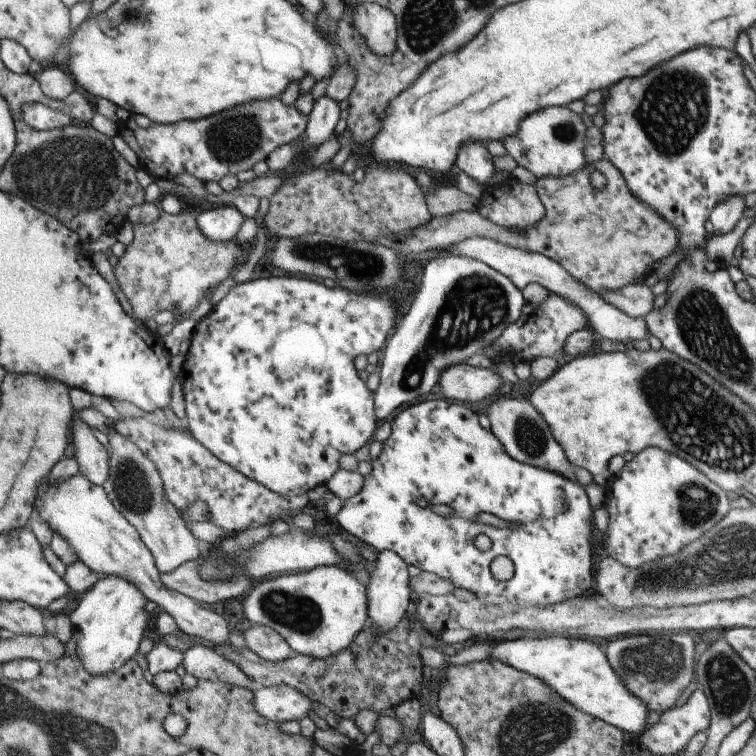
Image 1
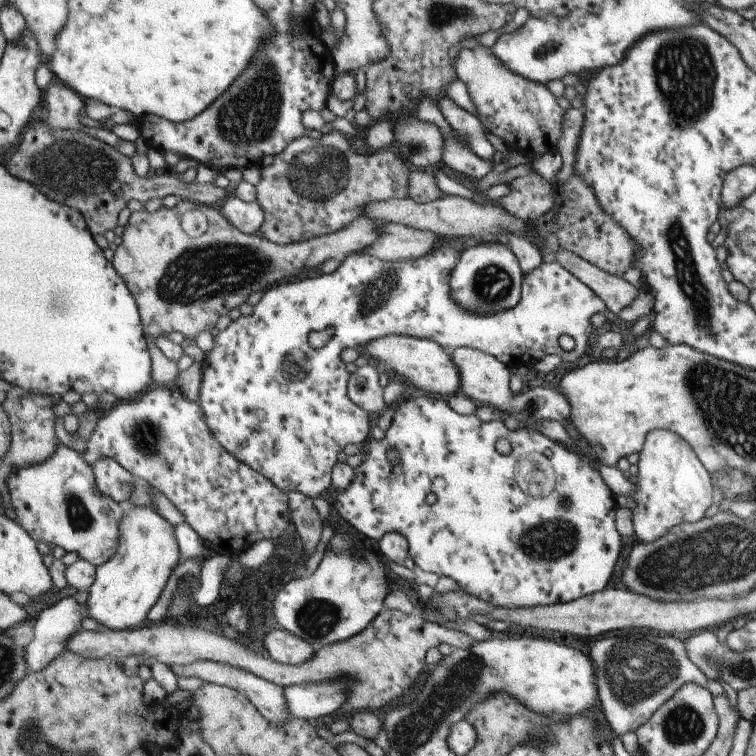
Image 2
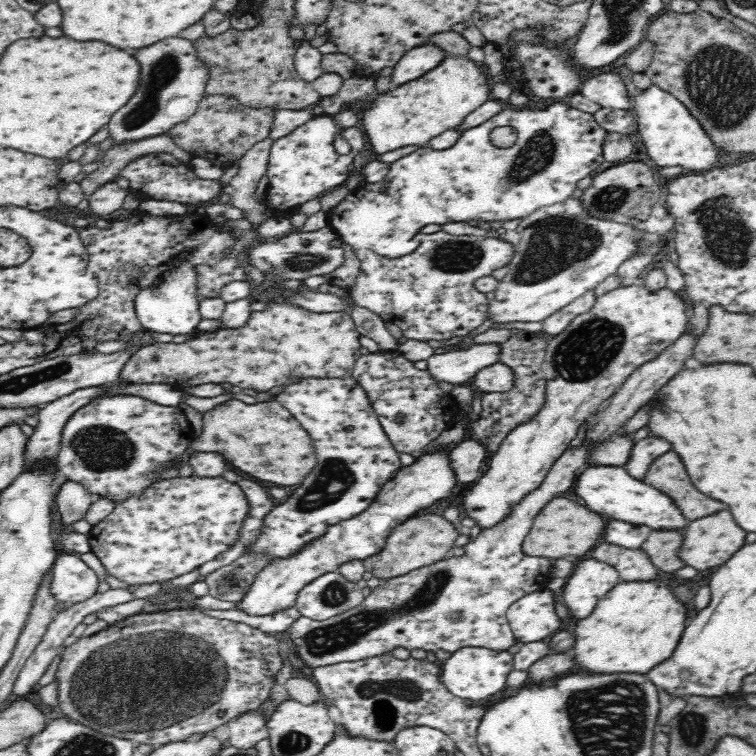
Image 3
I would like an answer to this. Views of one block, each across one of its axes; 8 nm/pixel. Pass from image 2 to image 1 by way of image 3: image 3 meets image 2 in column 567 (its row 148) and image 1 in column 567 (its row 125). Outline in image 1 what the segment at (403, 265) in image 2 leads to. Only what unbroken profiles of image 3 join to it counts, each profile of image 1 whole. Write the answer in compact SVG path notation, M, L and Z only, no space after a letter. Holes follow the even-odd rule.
M551 292L541 304L525 302L521 309L519 318L513 324L507 324L501 336L485 352L481 352L481 355L490 361L505 358L513 362L519 360L529 362L537 357L549 357L562 363L567 360L561 350L567 336L588 326L587 318L575 304L569 304L567 300L563 300L563 296L557 296Z

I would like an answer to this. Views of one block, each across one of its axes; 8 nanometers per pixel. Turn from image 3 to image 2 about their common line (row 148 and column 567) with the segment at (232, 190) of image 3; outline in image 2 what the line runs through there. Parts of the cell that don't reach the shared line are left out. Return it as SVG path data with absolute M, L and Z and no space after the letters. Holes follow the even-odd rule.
M558 246L553 258L568 273L586 284L615 316L638 294L638 289L633 284L589 264L569 249L561 249Z

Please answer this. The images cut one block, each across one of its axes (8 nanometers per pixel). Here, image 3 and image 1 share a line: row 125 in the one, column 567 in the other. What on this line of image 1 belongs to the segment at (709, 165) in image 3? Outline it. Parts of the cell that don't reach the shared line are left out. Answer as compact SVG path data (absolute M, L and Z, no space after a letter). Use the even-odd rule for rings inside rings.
M555 635L541 638L521 637L491 645L489 660L499 660L515 670L530 674L546 684L561 700L581 712L611 726L639 735L647 725L647 708L637 696L627 692L623 682L611 670L603 649L587 639L571 639Z

